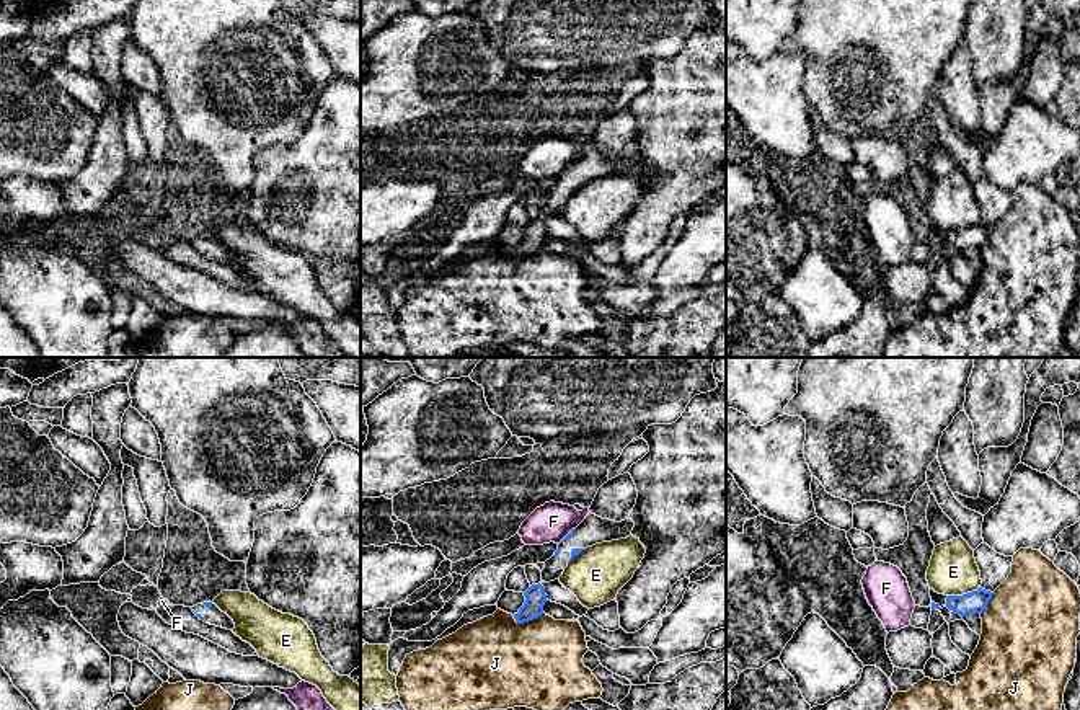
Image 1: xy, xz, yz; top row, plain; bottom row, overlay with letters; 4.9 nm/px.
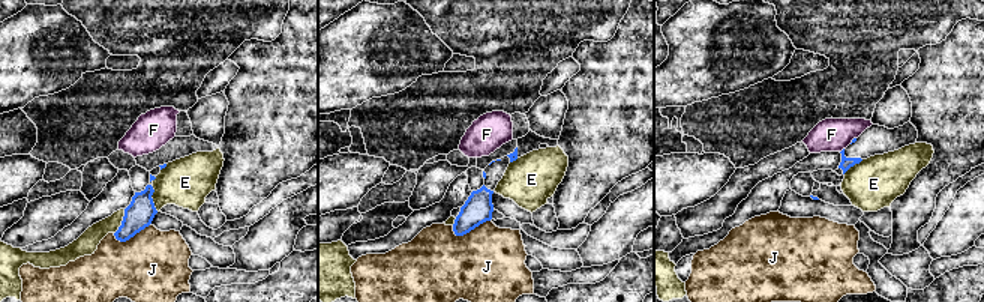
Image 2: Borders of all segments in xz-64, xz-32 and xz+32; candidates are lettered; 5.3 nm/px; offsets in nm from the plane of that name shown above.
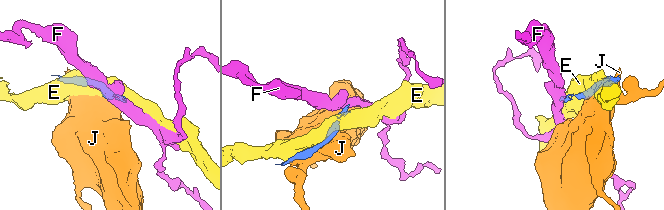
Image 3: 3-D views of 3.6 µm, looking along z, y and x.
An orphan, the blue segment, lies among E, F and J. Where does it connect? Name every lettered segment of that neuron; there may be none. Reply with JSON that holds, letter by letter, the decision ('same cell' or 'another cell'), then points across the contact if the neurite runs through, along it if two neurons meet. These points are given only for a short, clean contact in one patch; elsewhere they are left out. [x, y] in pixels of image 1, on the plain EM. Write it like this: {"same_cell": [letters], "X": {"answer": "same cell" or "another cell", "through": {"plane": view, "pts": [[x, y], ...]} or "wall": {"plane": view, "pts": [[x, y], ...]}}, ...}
{"same_cell": [], "E": {"answer": "another cell"}, "F": {"answer": "another cell", "wall": {"plane": "xz", "pts": [[575, 162], [558, 178]]}}, "J": {"answer": "another cell"}}

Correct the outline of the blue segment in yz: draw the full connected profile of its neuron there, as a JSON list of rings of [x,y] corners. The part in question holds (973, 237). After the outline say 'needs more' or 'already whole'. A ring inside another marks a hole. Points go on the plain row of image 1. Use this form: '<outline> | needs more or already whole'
[[[979,222],[977,225],[963,229],[963,230],[948,230],[946,242],[961,251],[967,248],[982,248],[992,233],[990,225]]] | already whole

